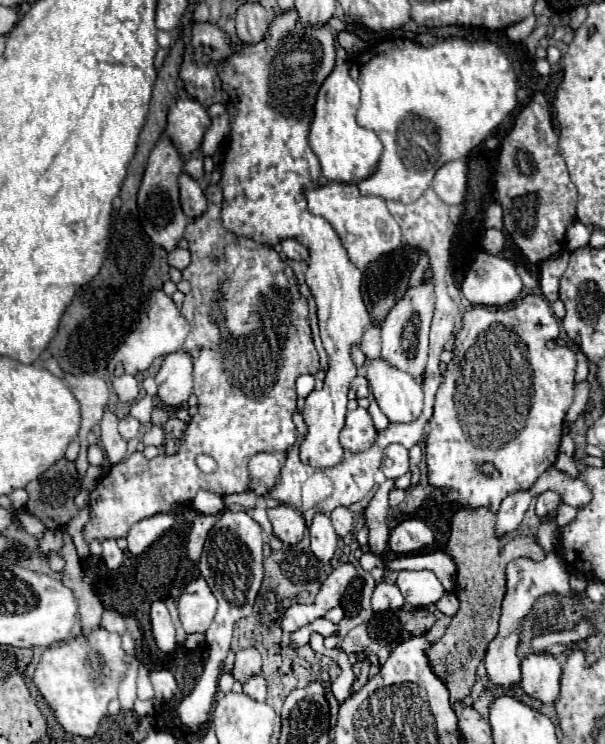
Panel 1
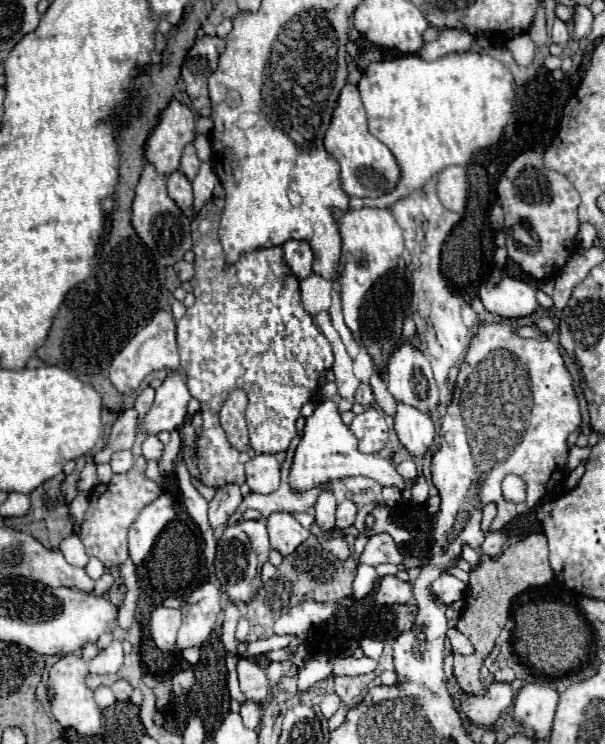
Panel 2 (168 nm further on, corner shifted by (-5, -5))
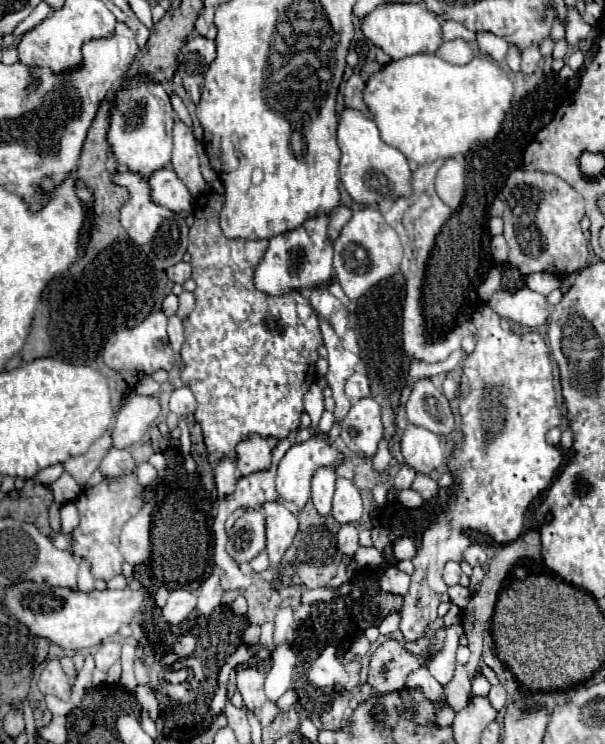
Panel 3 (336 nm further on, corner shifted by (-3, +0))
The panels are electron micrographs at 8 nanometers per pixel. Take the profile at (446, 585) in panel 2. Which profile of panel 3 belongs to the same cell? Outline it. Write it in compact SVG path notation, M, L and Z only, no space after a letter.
M447 562L443 568L443 582L447 586L455 586L459 584L459 576L461 576L461 566L457 562Z

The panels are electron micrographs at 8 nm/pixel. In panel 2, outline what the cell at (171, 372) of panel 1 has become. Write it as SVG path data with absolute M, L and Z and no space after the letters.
M183 371L169 373L163 385L157 389L157 397L149 413L139 419L137 429L147 435L157 435L159 431L173 431L175 427L183 425L189 399L191 393L187 389L187 375Z

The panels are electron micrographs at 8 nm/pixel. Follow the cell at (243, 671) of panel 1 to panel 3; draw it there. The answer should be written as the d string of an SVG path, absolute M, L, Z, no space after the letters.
M237 668L237 690L243 696L243 704L251 710L261 708L265 702L265 674L257 668Z

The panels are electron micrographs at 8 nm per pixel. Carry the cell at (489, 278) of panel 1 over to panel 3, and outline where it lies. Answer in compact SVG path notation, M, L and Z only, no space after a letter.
M527 286L515 292L497 290L489 300L489 308L495 310L501 318L529 328L539 328L549 320L549 304L545 296L529 290Z

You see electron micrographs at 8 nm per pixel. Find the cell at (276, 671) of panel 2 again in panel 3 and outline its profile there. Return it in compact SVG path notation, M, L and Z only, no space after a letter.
M265 622L261 626L261 642L259 642L263 648L267 648L269 652L273 652L277 646L273 642L273 622Z

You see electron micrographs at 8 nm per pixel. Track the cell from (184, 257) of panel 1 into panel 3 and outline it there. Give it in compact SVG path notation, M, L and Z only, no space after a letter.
M177 262L175 266L171 266L171 268L167 270L167 276L169 276L171 282L183 284L187 278L191 278L191 264L187 264L187 262Z

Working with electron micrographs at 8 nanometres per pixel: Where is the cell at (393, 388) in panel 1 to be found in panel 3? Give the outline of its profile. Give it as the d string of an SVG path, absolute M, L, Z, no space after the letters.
M409 424L401 436L401 454L405 464L421 474L429 474L445 462L441 438L415 424Z

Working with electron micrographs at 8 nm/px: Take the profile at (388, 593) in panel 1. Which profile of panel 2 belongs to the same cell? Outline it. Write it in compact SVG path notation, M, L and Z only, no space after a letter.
M385 575L379 579L379 587L375 593L375 601L379 605L395 605L395 603L411 603L413 591L411 583L401 581L397 575Z

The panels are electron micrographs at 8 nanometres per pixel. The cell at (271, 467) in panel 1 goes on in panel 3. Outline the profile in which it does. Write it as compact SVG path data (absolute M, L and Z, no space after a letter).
M251 436L237 446L237 470L243 476L271 468L271 448L265 438Z

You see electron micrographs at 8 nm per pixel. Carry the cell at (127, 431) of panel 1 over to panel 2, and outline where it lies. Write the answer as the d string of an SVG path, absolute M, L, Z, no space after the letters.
M125 409L119 413L115 425L111 427L111 433L109 433L109 439L107 439L107 445L103 449L99 449L91 461L95 465L99 463L107 463L109 457L115 453L115 451L123 451L123 449L131 449L133 441L135 441L135 435L137 435L137 411L135 409Z

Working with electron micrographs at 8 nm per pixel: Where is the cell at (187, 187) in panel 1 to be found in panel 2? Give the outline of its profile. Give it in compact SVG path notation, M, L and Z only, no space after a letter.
M175 171L167 177L167 187L169 187L169 197L177 203L177 207L181 207L181 211L185 211L185 215L191 215L193 189L191 189L189 179L181 171Z

